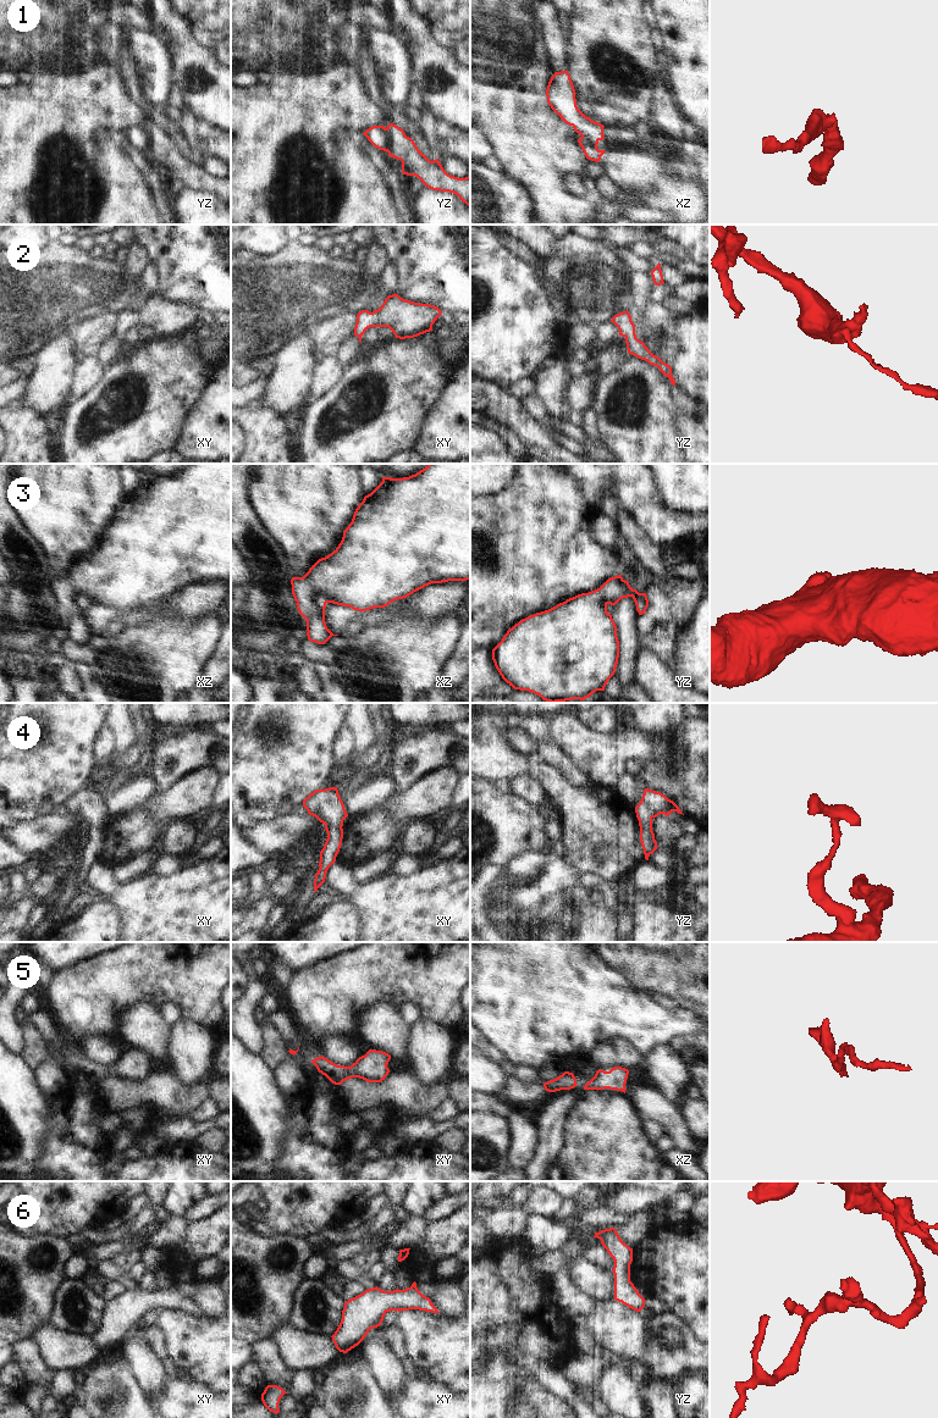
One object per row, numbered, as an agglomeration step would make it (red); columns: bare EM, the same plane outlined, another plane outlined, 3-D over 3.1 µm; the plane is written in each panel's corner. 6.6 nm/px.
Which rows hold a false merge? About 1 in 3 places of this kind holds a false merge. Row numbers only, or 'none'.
1

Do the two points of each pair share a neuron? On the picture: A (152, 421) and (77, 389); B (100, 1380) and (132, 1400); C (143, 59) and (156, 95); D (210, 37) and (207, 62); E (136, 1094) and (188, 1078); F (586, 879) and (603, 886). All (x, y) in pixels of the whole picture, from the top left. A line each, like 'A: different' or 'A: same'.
A: different
B: same
C: same
D: different
E: different
F: same

